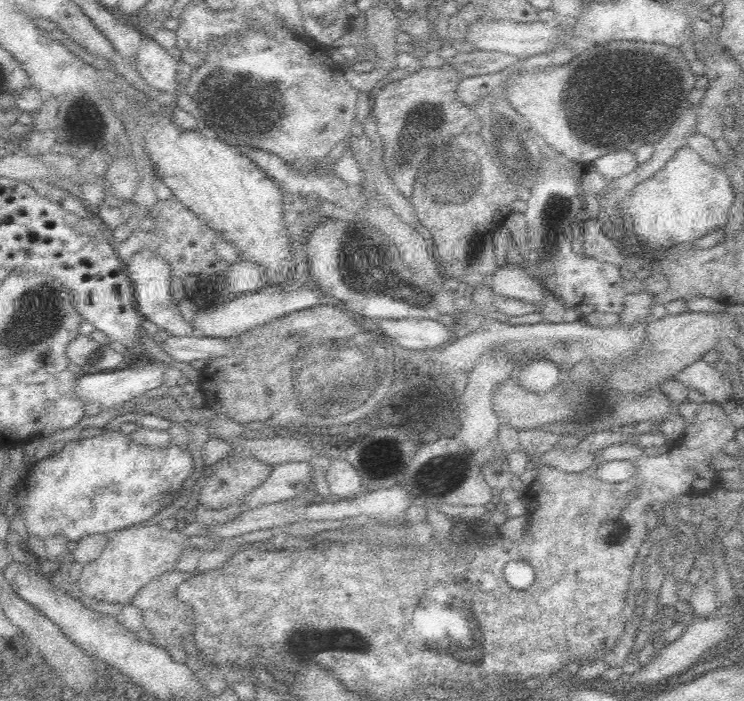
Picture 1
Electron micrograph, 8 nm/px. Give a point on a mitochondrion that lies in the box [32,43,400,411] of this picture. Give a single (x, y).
(254, 108)

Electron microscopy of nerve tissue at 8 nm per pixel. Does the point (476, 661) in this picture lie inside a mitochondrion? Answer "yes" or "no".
no

